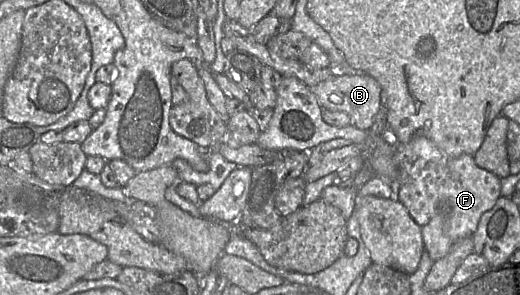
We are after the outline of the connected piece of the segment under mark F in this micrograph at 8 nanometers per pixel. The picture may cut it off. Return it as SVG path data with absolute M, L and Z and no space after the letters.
M417 137L407 143L394 143L394 160L397 164L398 192L395 197L421 229L423 251L435 262L443 258L459 240L472 237L480 216L491 209L500 197L501 179L478 167L473 156L462 154L449 157L425 137Z

